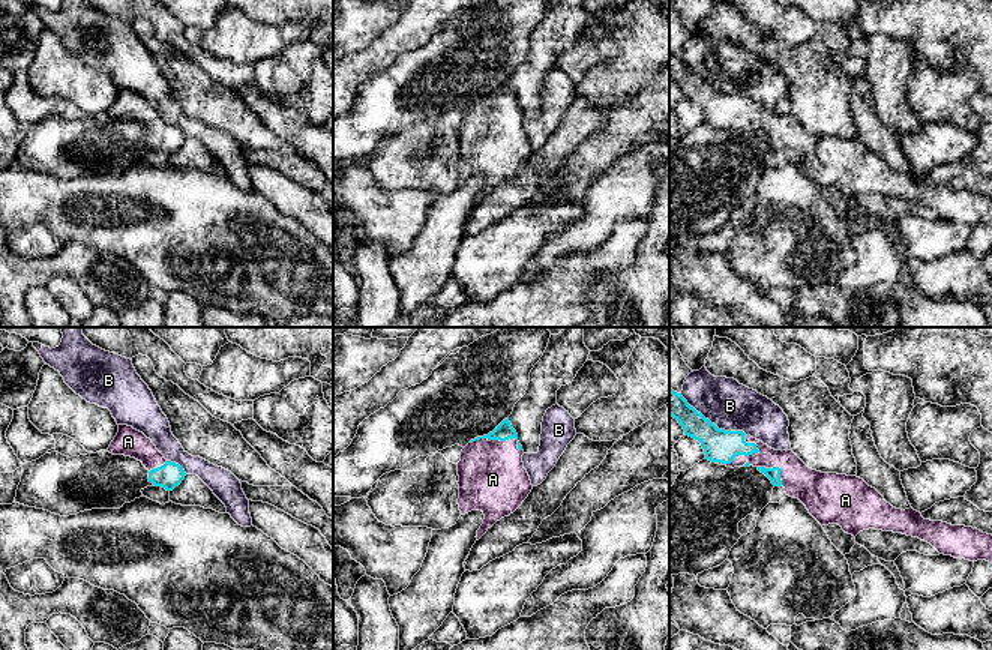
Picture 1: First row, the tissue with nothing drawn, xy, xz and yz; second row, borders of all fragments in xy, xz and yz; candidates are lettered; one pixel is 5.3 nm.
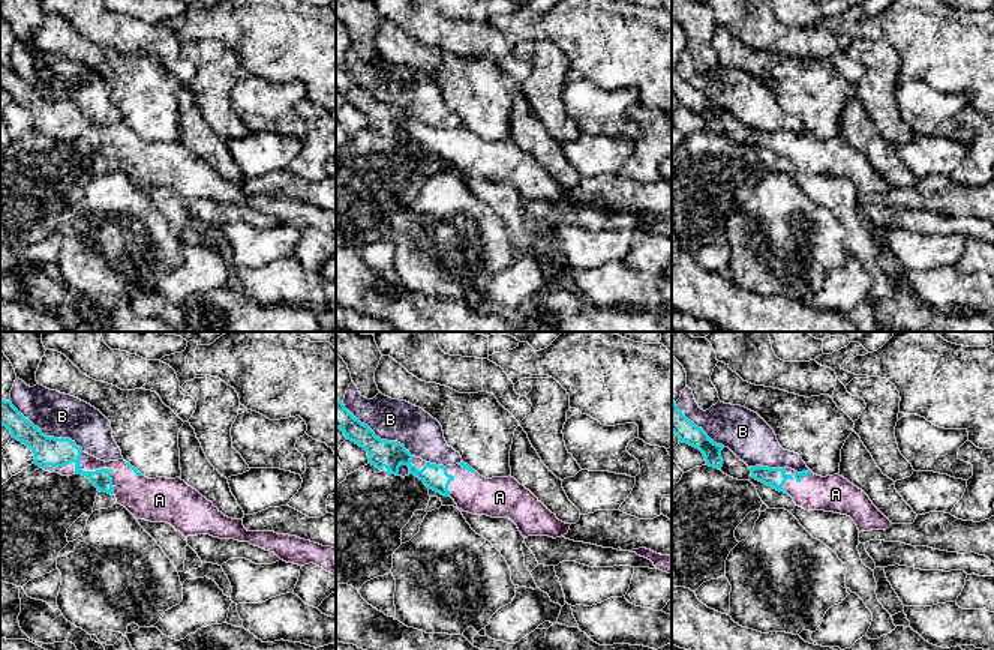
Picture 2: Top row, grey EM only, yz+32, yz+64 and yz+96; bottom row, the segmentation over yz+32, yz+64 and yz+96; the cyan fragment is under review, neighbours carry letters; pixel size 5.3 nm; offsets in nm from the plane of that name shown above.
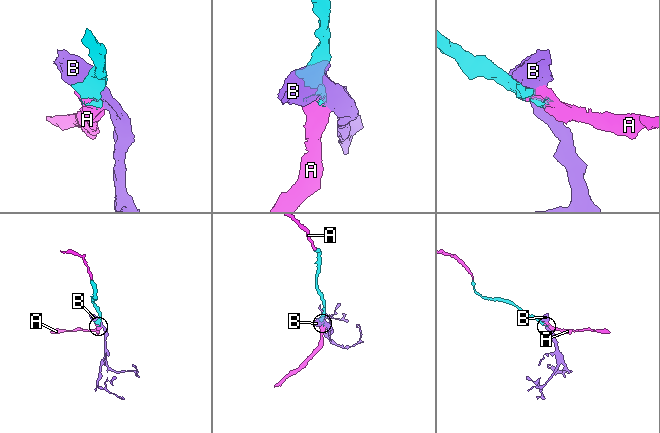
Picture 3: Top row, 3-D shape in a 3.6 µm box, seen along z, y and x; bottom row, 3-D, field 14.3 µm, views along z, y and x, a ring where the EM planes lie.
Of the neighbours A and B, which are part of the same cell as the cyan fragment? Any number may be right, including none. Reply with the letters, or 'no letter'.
A

